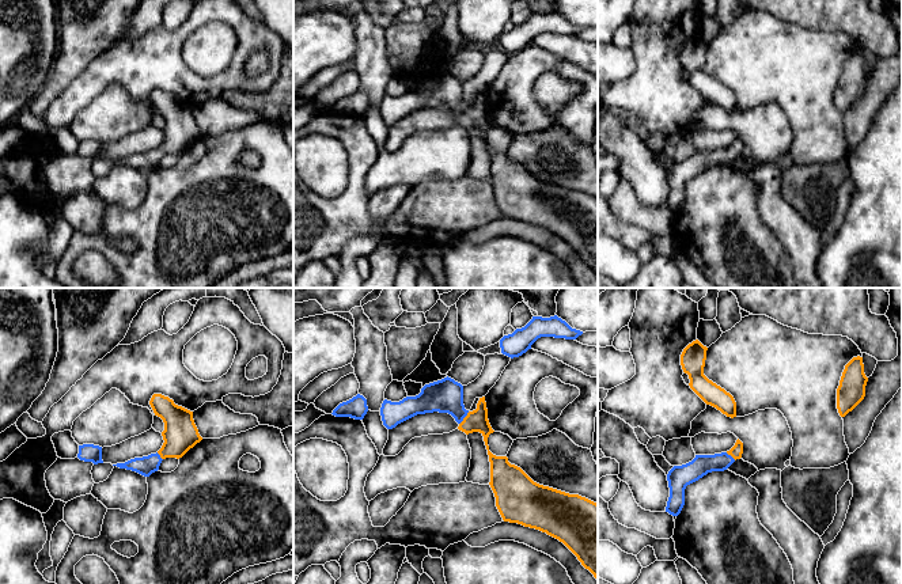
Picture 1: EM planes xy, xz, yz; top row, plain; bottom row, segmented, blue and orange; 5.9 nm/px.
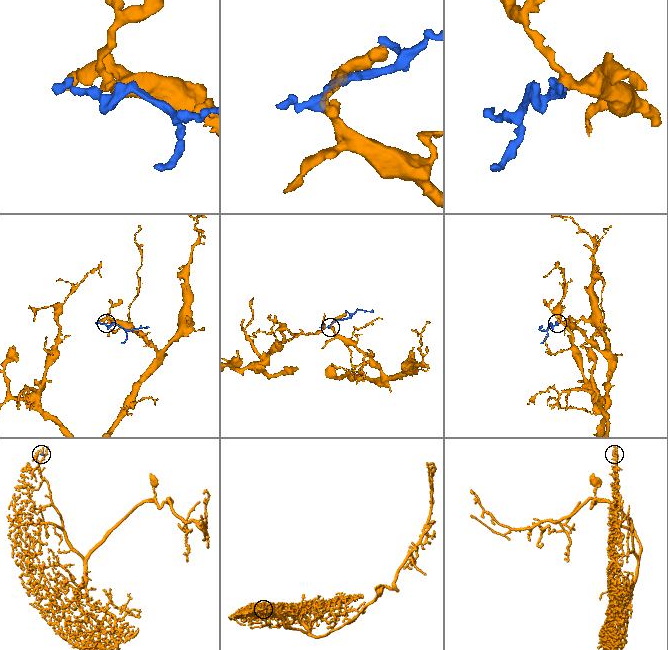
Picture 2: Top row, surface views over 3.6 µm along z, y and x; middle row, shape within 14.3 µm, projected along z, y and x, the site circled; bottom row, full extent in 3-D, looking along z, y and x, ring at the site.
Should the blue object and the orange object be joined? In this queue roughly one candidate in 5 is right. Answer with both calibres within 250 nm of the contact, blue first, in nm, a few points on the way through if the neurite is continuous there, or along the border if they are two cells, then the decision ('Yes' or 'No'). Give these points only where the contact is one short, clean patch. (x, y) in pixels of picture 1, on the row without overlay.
Thickness 200 nm (blue) against 130 nm. Path across: xz (446, 91), (463, 113), (477, 116). Yes

